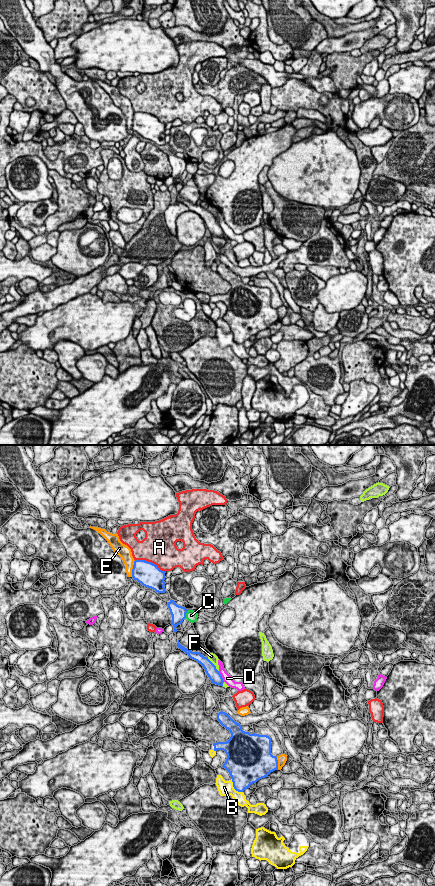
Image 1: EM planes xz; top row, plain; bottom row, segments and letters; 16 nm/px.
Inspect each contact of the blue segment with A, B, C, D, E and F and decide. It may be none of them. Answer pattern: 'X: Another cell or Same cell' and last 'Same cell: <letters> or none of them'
A: Another cell
B: Another cell
C: Another cell
D: Another cell
E: Another cell
F: Another cell
Same cell: none of them

